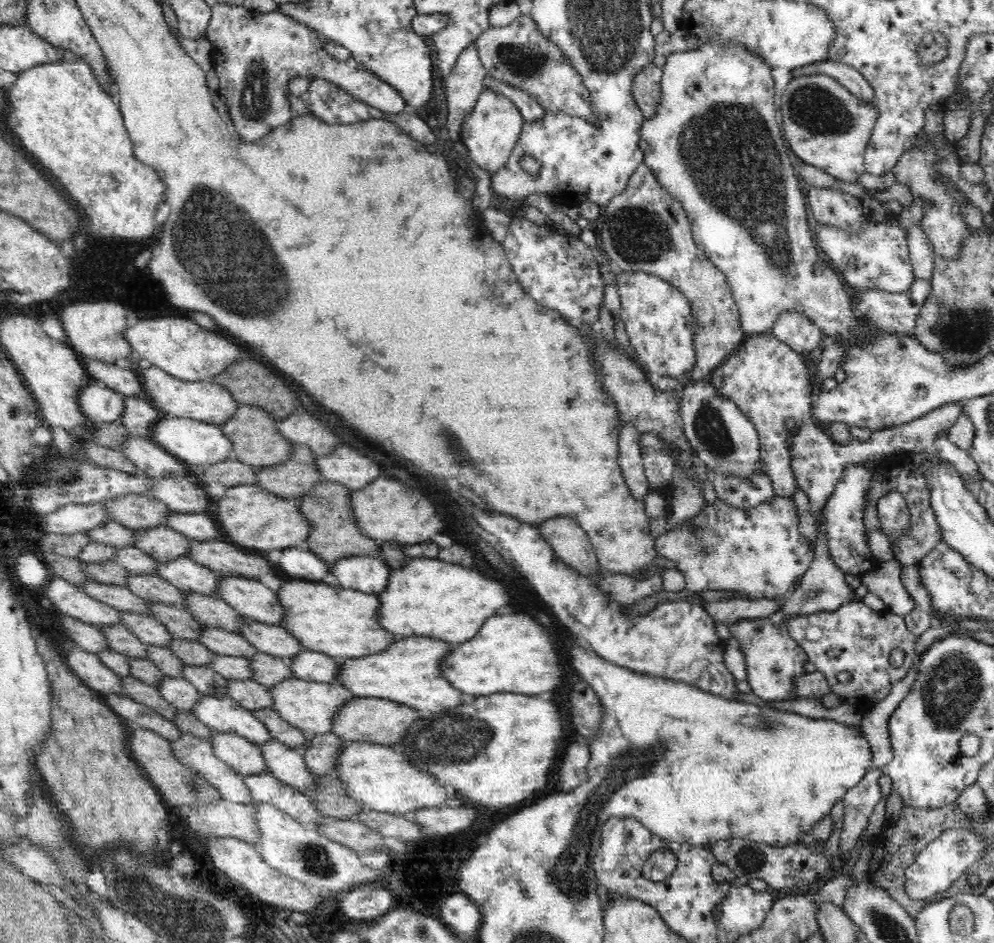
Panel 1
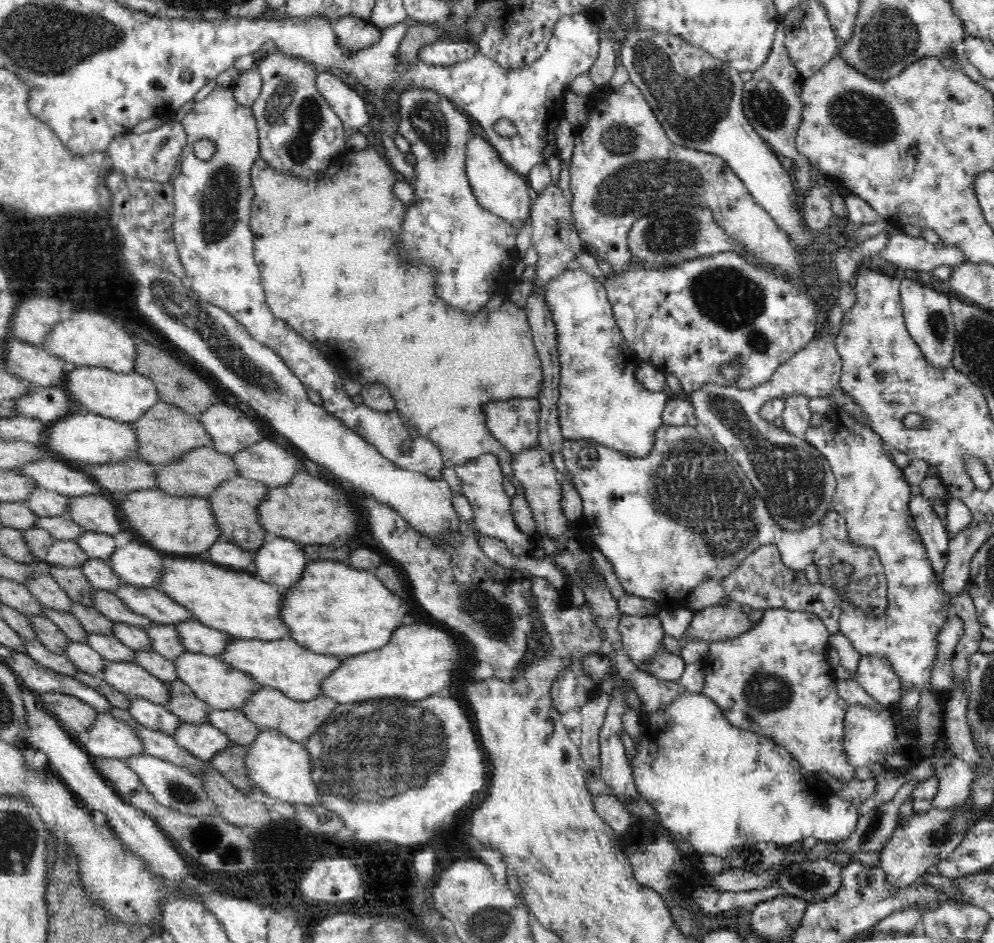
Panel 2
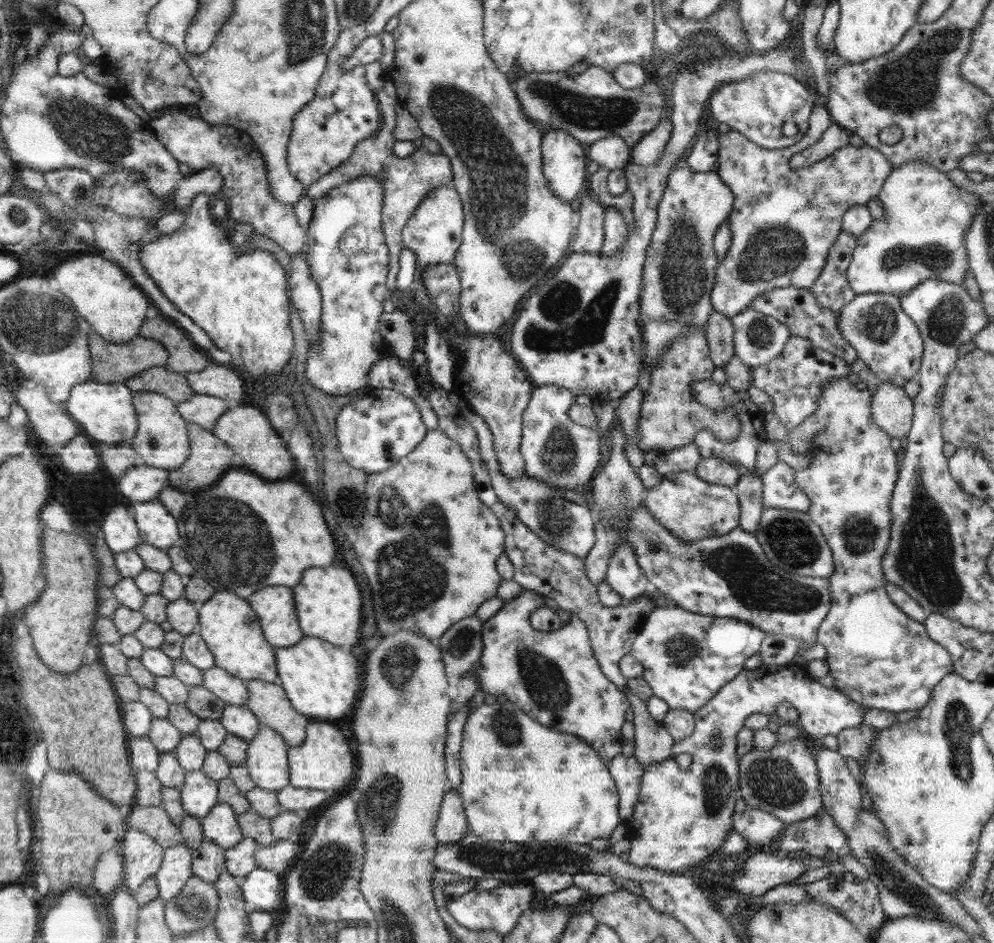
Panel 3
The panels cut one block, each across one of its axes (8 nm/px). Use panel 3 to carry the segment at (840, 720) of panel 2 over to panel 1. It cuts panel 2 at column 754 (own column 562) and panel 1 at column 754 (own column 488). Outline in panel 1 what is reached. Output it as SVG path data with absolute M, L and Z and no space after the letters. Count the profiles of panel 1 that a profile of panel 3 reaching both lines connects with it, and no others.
M770 618L740 620L728 627L744 655L747 664L747 681L751 692L764 701L783 701L790 698L796 690L796 678L806 673L804 664L809 660L807 653L797 644L797 641Z

